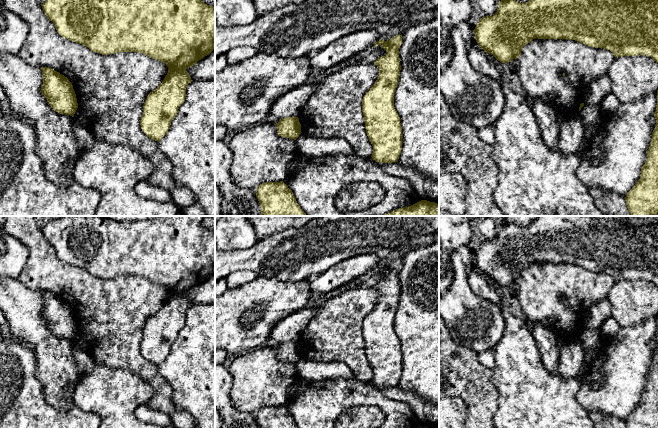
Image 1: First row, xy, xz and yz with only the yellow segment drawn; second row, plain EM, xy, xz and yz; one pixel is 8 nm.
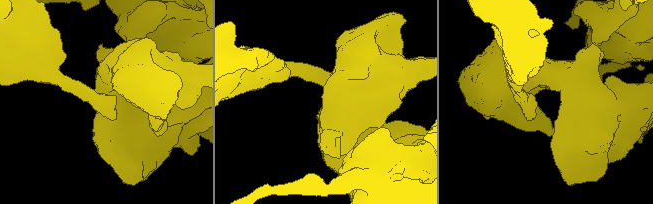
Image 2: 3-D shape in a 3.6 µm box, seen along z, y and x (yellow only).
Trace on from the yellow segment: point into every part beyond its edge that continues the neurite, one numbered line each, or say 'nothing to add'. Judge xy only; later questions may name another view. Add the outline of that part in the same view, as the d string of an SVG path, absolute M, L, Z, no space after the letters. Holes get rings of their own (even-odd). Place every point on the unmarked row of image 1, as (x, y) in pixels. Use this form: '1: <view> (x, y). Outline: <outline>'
nothing to add

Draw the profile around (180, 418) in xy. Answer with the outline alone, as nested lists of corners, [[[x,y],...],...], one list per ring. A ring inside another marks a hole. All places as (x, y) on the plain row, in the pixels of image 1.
[[[175,406],[175,410],[170,415],[170,418],[172,426],[175,428],[194,428],[197,426],[192,415],[178,406]]]

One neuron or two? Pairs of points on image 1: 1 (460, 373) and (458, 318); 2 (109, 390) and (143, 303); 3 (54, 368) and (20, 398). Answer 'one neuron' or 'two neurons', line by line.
1: two neurons
2: two neurons
3: two neurons

